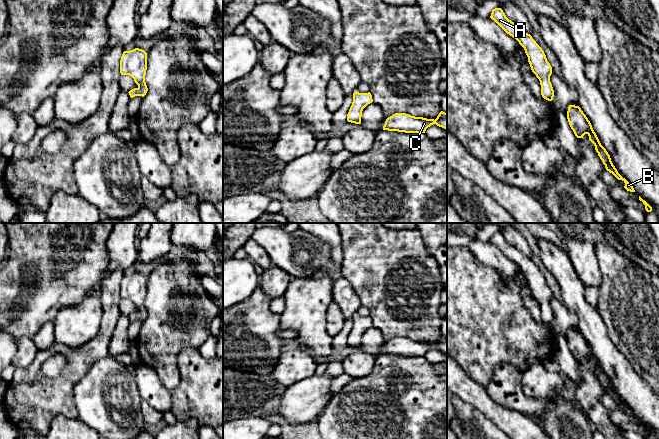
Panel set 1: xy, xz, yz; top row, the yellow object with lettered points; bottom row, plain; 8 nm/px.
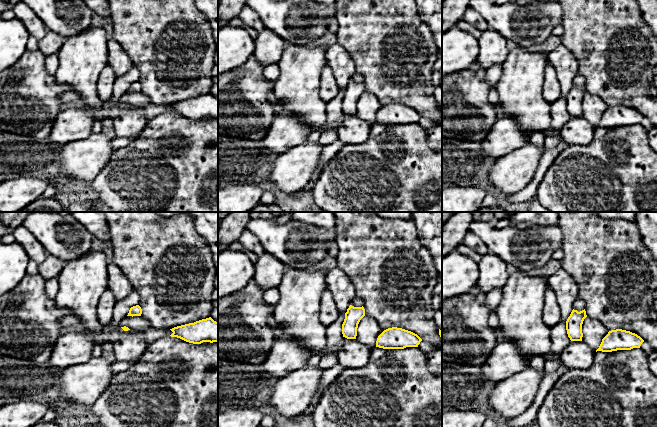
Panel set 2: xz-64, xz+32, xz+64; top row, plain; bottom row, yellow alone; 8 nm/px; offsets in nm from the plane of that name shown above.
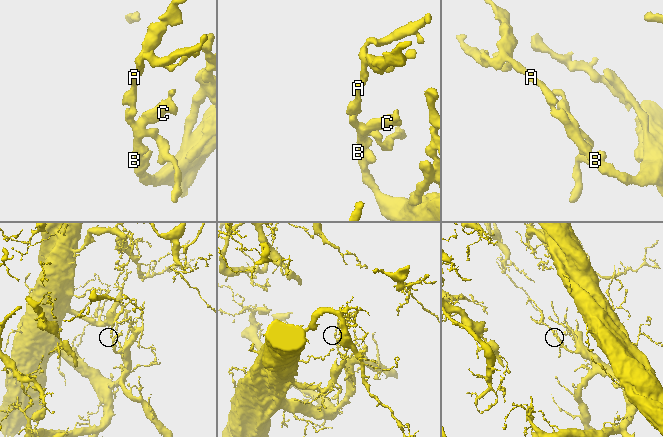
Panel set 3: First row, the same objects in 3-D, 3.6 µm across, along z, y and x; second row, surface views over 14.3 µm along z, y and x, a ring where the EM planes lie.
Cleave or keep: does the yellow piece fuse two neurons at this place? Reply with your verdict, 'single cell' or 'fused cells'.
fused cells

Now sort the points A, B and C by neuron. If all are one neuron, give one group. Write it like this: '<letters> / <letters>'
A / B C

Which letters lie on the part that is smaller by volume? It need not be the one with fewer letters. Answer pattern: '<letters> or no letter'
A

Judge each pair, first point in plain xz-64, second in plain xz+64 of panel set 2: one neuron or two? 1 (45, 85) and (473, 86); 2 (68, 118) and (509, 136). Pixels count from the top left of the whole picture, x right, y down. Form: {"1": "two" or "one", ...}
{"1": "one", "2": "one"}

